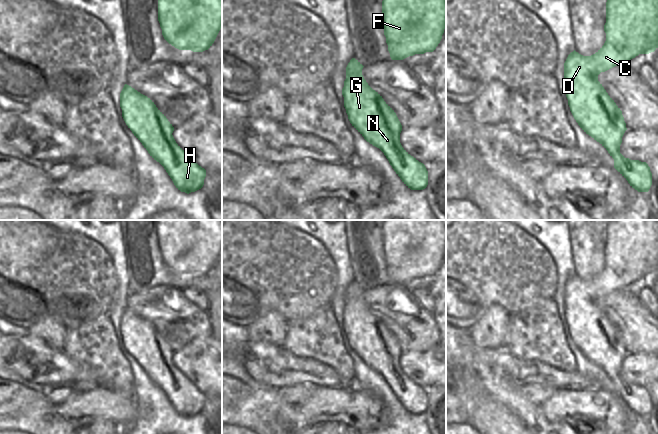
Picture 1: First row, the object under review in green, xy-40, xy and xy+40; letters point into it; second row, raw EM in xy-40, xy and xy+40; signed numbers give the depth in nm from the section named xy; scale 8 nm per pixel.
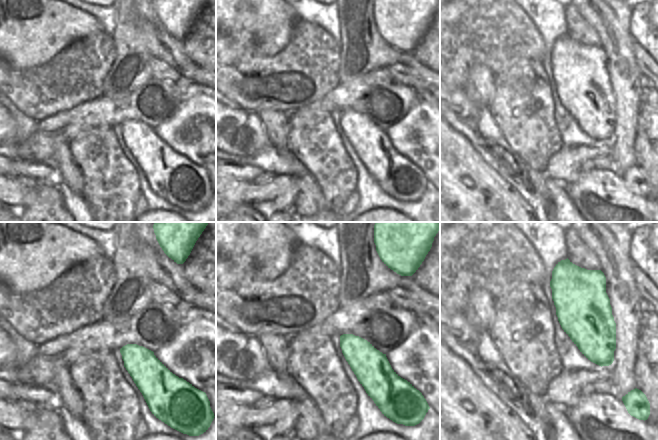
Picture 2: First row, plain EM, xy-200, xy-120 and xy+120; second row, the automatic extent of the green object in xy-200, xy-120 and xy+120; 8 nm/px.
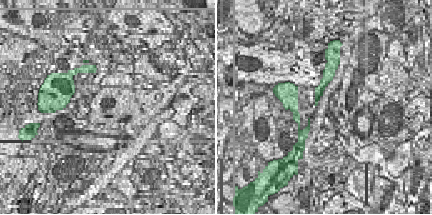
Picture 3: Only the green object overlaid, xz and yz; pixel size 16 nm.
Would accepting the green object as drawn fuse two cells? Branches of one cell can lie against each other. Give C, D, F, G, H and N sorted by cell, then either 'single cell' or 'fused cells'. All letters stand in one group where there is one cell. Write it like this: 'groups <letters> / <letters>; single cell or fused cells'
groups C D F G H N; single cell

